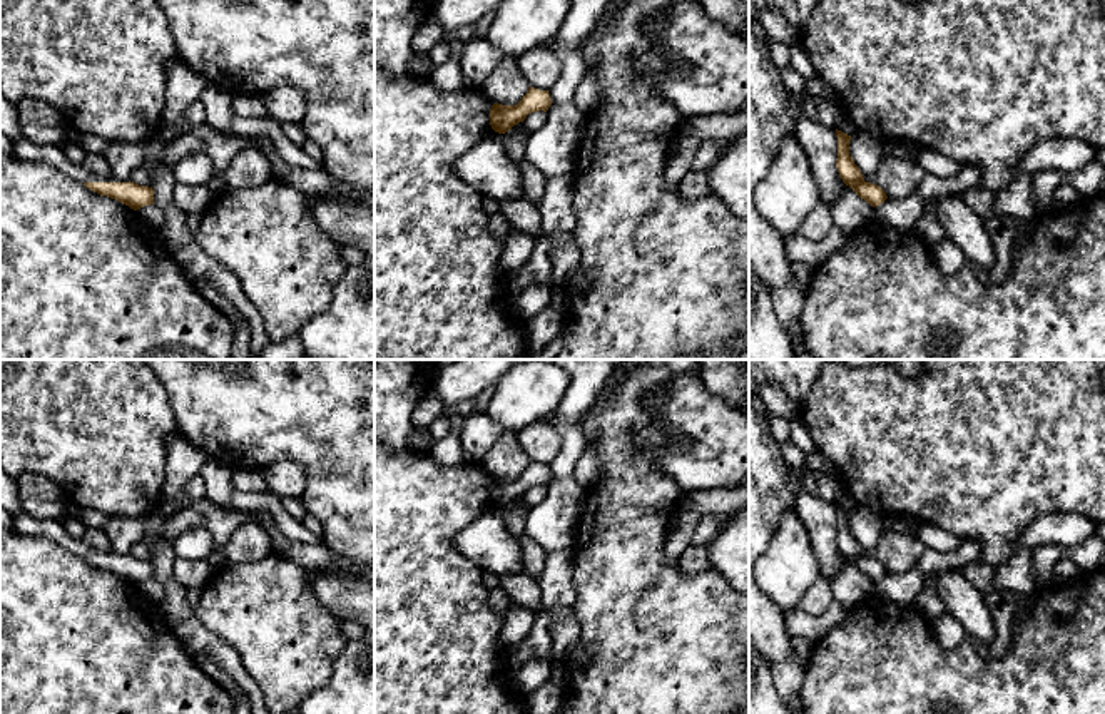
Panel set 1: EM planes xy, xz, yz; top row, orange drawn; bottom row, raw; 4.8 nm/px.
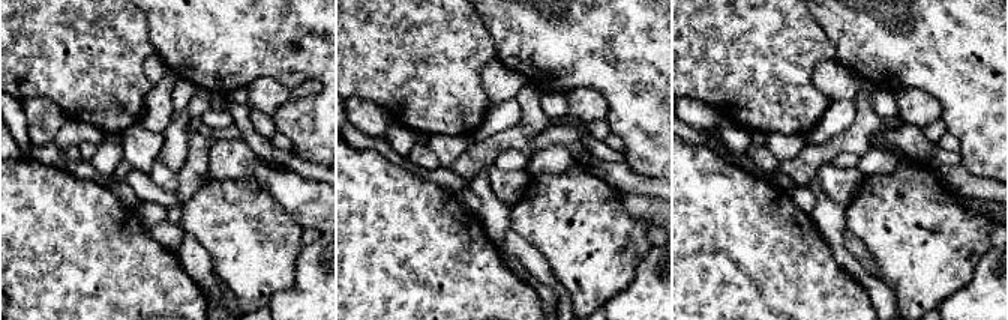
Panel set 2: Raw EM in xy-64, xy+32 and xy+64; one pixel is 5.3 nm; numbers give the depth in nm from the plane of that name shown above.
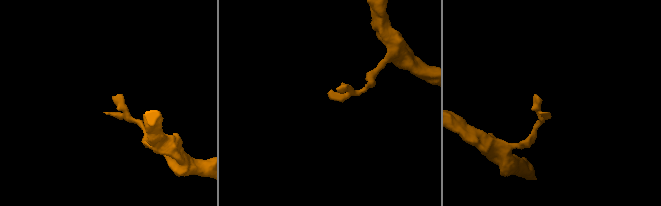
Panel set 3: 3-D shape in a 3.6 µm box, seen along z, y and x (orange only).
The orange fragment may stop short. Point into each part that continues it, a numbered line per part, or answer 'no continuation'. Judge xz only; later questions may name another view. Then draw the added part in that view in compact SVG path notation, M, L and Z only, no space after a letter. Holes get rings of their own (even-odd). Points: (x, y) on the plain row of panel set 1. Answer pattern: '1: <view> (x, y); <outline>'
no continuation

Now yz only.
no continuation

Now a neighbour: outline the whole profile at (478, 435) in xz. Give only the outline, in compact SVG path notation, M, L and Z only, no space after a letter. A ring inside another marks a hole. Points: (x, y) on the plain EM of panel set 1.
M486 413L465 416L460 433L465 462L481 465L505 431L507 430L493 423Z

